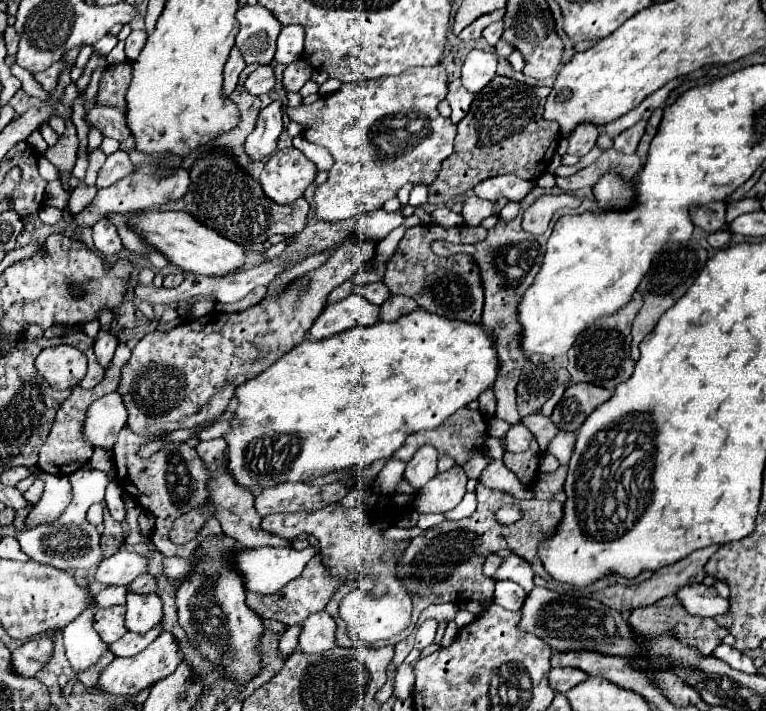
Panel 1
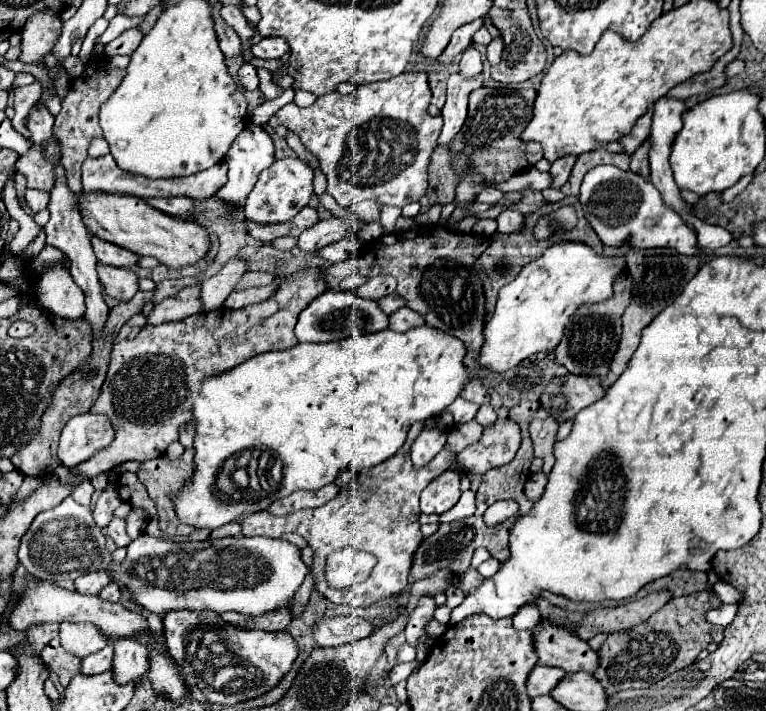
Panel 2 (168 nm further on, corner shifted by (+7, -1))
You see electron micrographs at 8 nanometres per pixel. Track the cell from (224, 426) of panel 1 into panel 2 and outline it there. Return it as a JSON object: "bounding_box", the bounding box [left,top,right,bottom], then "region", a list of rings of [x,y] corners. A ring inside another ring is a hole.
{"bounding_box":[179,423,195,447],"region":[[[185,423],[179,427],[179,441],[183,447],[191,447],[193,437],[195,437],[195,427],[191,423]]]}

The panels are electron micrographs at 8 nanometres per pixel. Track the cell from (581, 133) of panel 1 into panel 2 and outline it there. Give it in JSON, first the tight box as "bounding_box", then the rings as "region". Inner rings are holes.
{"bounding_box":[549,157,577,189],"region":[[[563,157],[563,159],[557,159],[551,165],[551,169],[549,169],[549,173],[551,173],[551,189],[561,189],[567,183],[575,161],[577,161],[575,157]]]}

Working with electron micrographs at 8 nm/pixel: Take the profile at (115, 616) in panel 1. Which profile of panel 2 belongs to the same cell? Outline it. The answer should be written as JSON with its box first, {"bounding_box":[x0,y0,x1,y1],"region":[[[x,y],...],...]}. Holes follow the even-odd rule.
{"bounding_box":[59,623,107,659],"region":[[[61,623],[59,641],[67,653],[79,659],[89,657],[107,645],[107,639],[103,639],[89,623]]]}

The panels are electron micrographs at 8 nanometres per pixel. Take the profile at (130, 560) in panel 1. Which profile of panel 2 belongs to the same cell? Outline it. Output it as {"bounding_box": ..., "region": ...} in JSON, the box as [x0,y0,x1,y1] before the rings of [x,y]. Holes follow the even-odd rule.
{"bounding_box":[75,571,111,595],"region":[[[97,571],[97,573],[85,573],[77,577],[75,581],[75,591],[81,595],[97,595],[105,585],[111,583],[107,571]]]}

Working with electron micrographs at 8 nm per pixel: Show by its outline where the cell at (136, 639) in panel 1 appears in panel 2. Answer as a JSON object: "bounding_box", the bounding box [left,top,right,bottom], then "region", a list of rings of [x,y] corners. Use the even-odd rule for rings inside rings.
{"bounding_box":[81,643,113,675],"region":[[[109,643],[105,649],[99,653],[93,653],[81,661],[81,675],[99,675],[111,669],[111,659],[113,659],[113,645]]]}

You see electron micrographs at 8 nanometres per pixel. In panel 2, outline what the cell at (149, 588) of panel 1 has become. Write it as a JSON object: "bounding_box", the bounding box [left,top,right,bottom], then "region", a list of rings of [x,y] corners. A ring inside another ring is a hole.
{"bounding_box":[98,583,121,603],"region":[[[110,583],[107,585],[98,596],[105,601],[109,601],[111,603],[116,603],[119,601],[121,597],[121,590],[117,583]]]}

